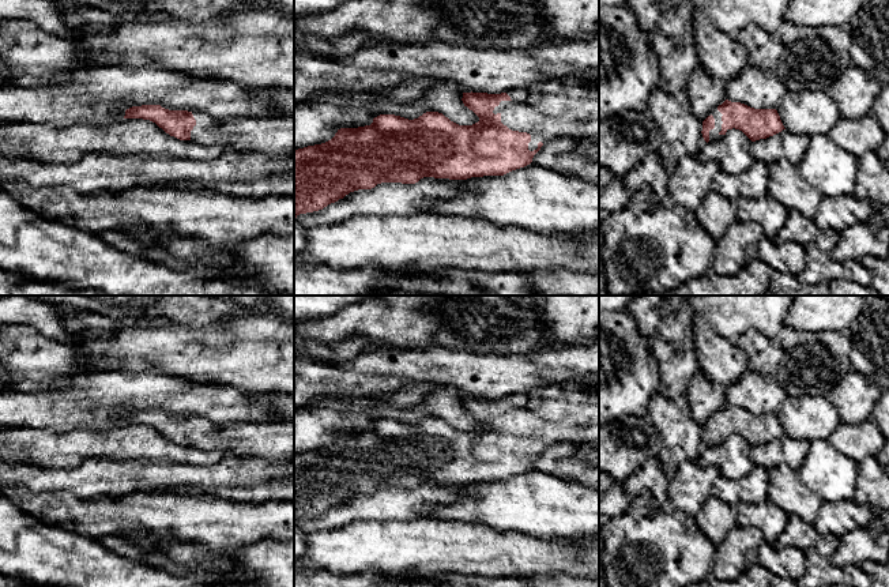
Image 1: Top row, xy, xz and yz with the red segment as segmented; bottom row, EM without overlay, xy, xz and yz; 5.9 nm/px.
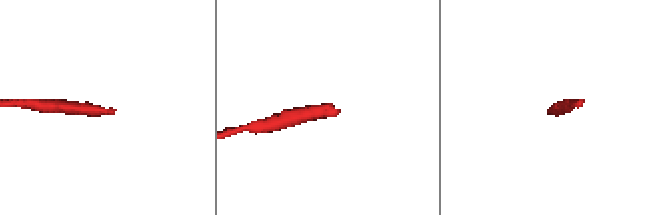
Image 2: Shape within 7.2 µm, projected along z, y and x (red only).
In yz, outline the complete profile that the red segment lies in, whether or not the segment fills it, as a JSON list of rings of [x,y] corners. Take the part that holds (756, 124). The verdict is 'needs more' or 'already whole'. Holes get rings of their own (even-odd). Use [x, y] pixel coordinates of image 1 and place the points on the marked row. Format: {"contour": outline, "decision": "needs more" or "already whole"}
{"contour": [[[726,99],[702,121],[701,133],[708,143],[722,139],[732,128],[742,131],[751,142],[786,129],[776,109],[754,109]]], "decision": "needs more"}

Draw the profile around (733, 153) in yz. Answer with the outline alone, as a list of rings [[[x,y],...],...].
[[[730,129],[722,139],[700,147],[702,162],[715,161],[722,172],[737,174],[749,169],[756,161],[751,154],[751,140],[739,129]]]

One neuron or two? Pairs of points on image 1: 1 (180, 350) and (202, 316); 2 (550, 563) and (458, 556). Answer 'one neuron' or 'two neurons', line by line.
1: two neurons
2: one neuron

